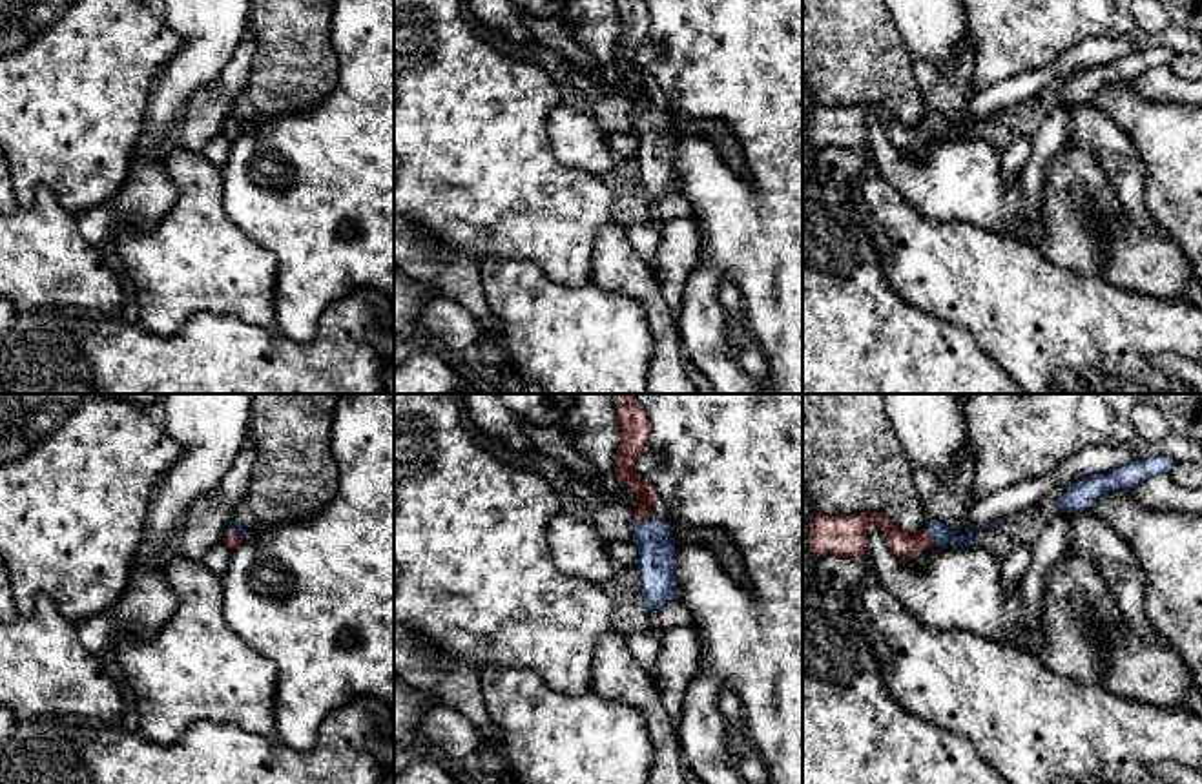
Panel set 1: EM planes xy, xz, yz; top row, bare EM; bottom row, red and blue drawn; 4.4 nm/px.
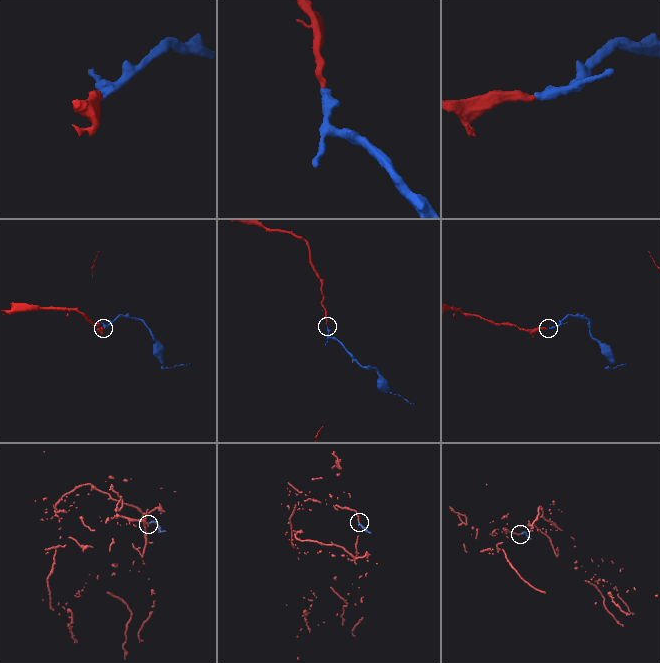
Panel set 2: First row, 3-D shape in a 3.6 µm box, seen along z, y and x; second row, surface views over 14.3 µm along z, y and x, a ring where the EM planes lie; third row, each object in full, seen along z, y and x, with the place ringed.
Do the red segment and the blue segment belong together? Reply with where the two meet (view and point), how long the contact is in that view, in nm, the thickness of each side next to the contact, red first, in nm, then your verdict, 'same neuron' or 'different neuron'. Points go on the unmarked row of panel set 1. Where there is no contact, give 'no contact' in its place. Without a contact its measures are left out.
meets red in xz at (642, 110); contact 70 nm long; 90 nm thick on the red side, 170 nm on the other; same neuron

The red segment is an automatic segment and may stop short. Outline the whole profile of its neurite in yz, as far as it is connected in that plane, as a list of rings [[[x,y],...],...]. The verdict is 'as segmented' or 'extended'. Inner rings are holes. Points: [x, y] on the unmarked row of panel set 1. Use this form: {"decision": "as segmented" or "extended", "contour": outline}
{"decision": "extended", "contour": [[[817,106],[810,113],[808,135],[812,146],[817,150],[824,146],[861,150],[866,142],[866,120],[870,115],[876,115],[883,122],[890,142],[897,150],[908,150],[919,146],[927,139],[943,139],[948,133],[954,133],[956,140],[967,139],[970,137],[974,126],[996,117],[998,113],[1000,111],[983,119],[976,119],[963,128],[958,128],[954,120],[948,120],[939,113],[927,115],[927,119],[916,126],[905,126],[899,119],[896,119],[881,106]]]}

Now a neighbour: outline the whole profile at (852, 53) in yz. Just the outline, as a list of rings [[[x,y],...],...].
[[[803,0],[803,77],[817,106],[881,106],[905,126],[927,119],[910,55],[886,0]]]

